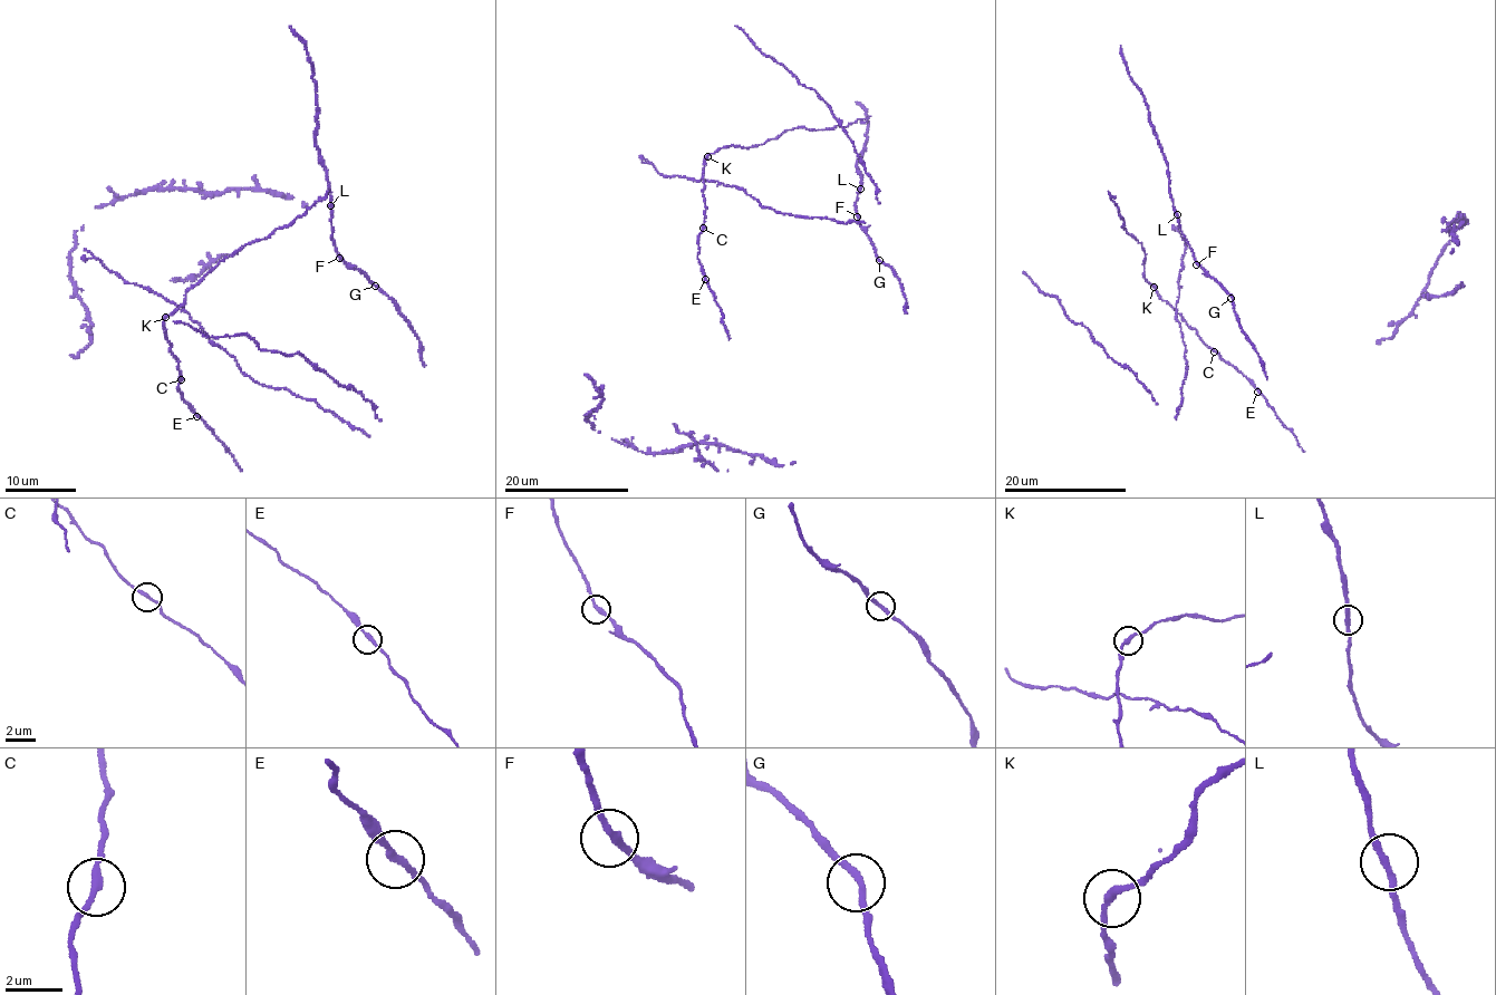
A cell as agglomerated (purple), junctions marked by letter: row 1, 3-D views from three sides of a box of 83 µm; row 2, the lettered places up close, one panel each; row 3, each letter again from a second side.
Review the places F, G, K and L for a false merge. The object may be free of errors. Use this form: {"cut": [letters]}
{"cut": []}

